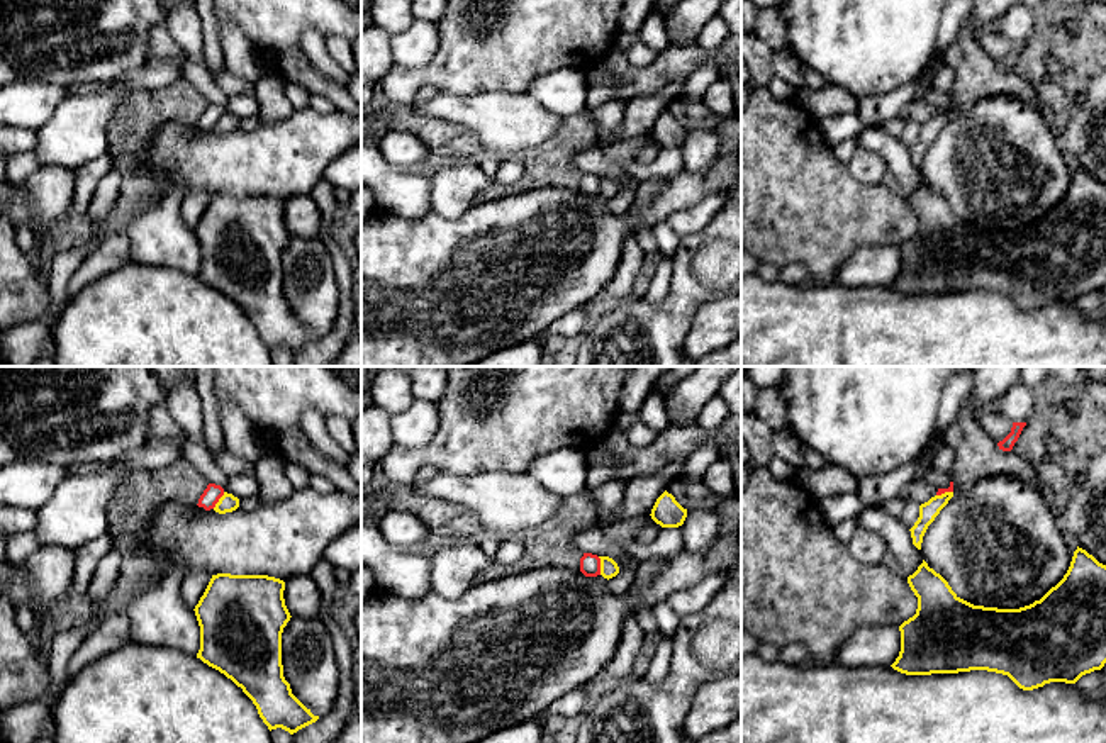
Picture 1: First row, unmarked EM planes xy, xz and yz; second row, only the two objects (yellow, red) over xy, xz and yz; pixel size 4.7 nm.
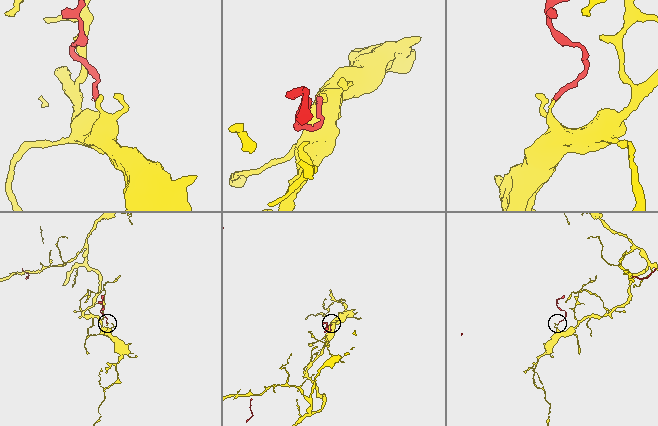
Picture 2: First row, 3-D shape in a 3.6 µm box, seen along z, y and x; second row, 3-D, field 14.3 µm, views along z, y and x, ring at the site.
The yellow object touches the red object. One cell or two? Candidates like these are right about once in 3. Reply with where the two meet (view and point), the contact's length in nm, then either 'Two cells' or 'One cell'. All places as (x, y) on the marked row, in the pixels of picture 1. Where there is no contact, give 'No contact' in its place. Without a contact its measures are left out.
Touches yellow at xz (601, 565). Shared border 90 nm. Two cells

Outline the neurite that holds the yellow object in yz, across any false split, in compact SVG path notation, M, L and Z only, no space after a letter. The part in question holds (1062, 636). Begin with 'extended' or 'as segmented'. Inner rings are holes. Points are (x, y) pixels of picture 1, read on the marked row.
as segmented; M1079 546L1064 578L1040 601L1019 609L974 606L960 599L924 560L908 584L918 597L918 609L899 626L901 651L891 667L901 673L987 670L1033 690L1050 682L1075 684L1106 663L1106 565Z

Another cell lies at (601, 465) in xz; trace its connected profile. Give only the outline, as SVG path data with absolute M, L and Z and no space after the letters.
M604 448L587 451L587 490L594 490L602 483L614 480L617 472L628 463L621 456L611 455Z

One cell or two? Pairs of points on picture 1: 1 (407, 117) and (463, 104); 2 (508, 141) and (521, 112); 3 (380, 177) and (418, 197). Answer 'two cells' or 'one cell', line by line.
1: two cells
2: one cell
3: one cell

